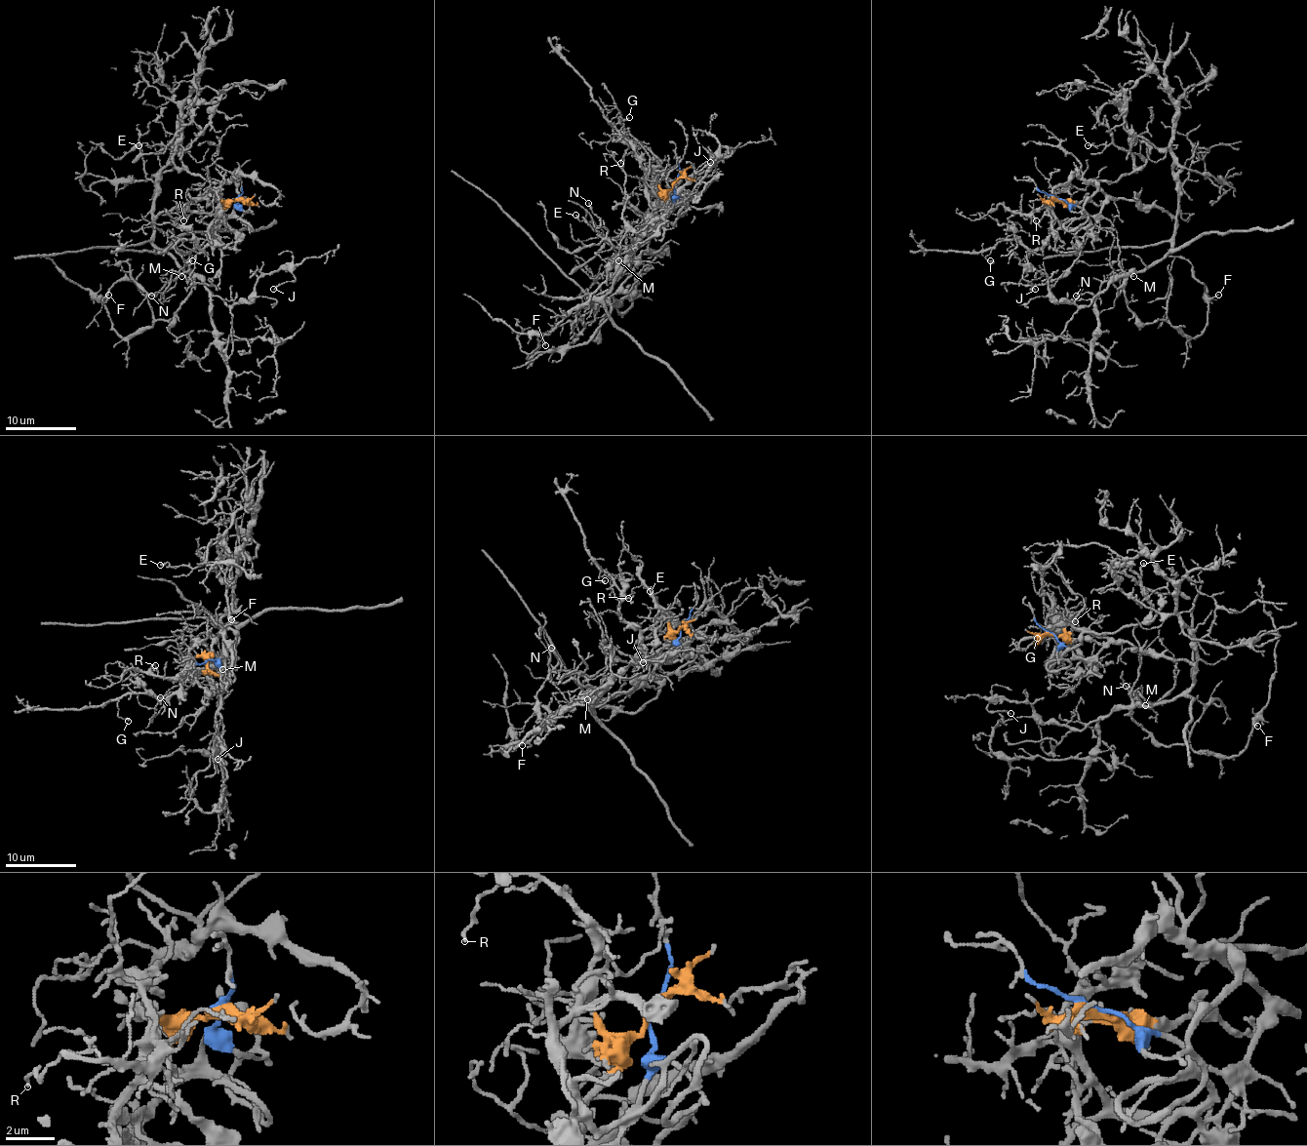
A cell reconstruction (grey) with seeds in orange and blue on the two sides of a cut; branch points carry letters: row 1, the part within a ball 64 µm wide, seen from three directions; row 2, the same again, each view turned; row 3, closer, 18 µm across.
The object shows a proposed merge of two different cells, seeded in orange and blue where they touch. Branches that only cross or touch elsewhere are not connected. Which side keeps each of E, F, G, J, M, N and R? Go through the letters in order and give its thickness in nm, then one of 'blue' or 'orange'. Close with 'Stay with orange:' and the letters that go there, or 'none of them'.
E: 190 nm thick; blue
F: 130 nm thick; blue
G: 150 nm thick; orange
J: 100 nm thick; blue
M: 150 nm thick; blue
N: 160 nm thick; blue
R: 100 nm thick; orange
Stay with orange: G, R

